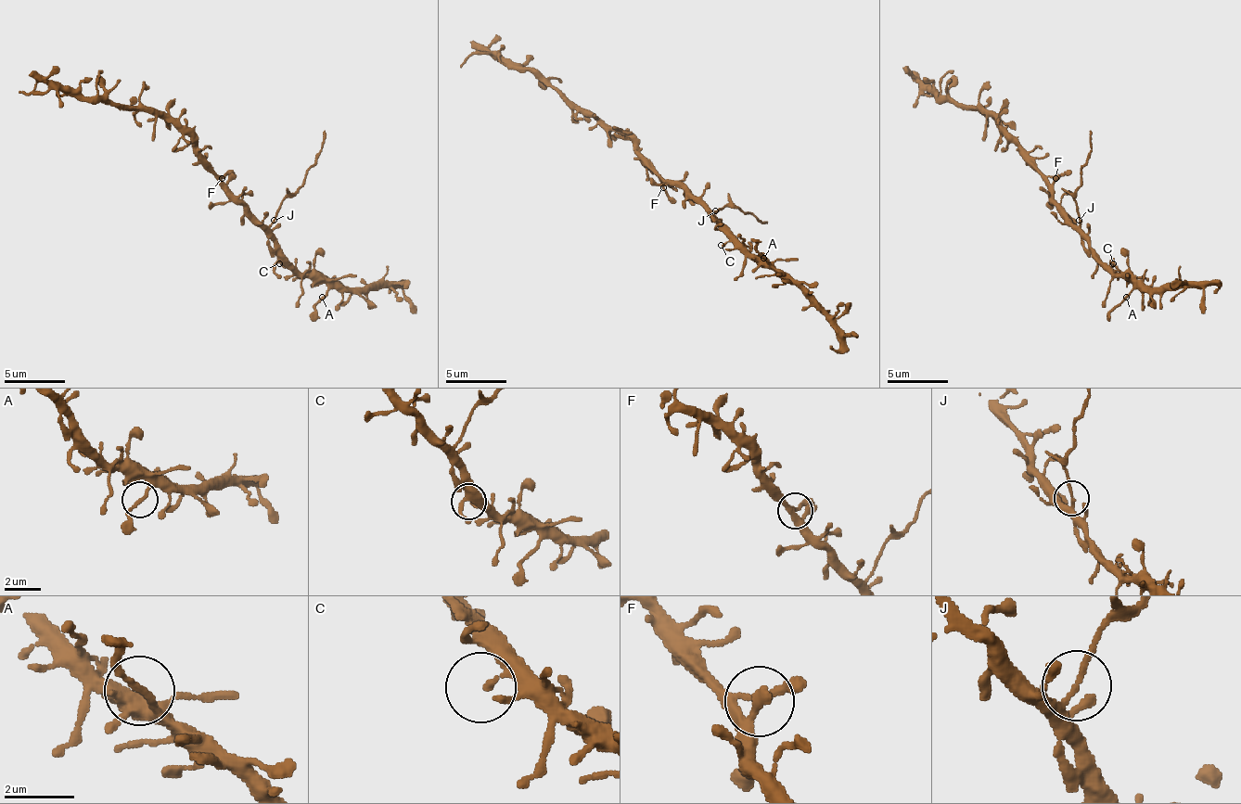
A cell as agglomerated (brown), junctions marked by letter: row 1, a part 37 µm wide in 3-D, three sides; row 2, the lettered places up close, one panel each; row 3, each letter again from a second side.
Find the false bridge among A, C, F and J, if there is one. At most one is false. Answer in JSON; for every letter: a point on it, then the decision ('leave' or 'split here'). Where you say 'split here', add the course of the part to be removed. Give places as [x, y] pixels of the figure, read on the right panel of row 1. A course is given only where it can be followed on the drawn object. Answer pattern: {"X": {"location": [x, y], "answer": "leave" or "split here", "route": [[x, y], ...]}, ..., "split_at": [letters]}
{"A": {"location": [1126, 297], "answer": "leave"}, "C": {"location": [1113, 263], "answer": "leave"}, "F": {"location": [1055, 178], "answer": "leave"}, "J": {"location": [1079, 220], "answer": "split here", "route": [[1080, 221], [1074, 190], [1089, 159], [1089, 129]]}, "split_at": ["J"]}

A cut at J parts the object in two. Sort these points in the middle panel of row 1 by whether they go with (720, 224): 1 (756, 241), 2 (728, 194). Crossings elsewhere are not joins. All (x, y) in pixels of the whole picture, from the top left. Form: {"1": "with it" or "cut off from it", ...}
{"1": "with it", "2": "cut off from it"}

